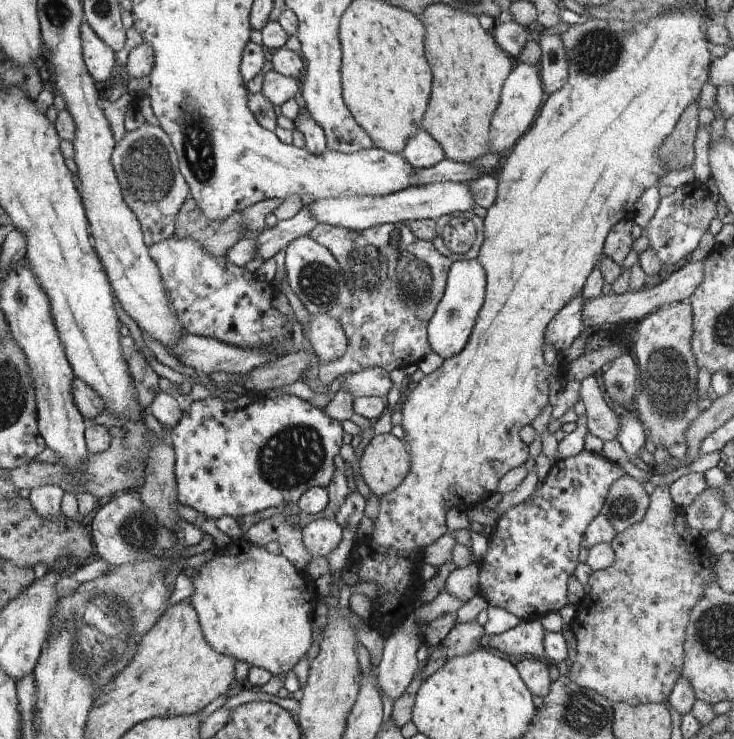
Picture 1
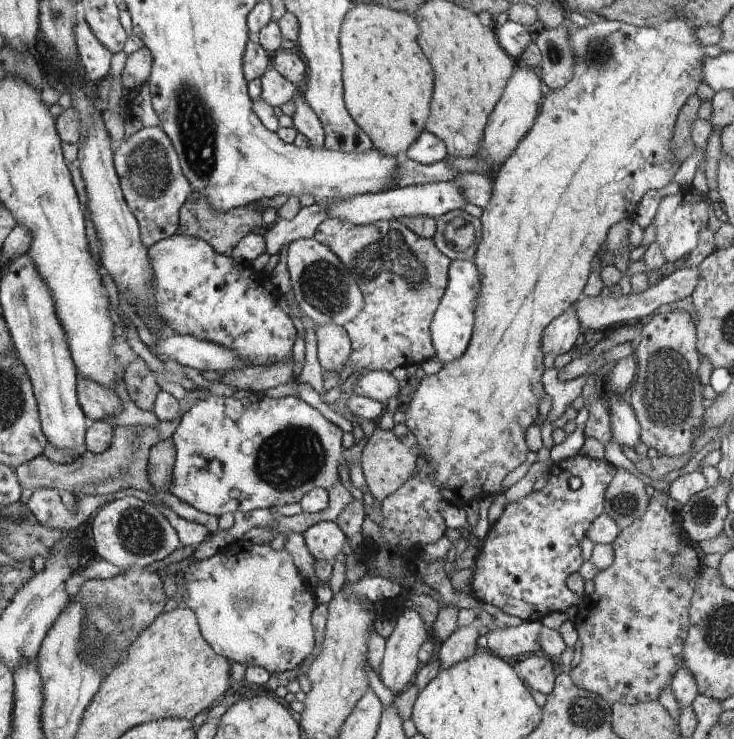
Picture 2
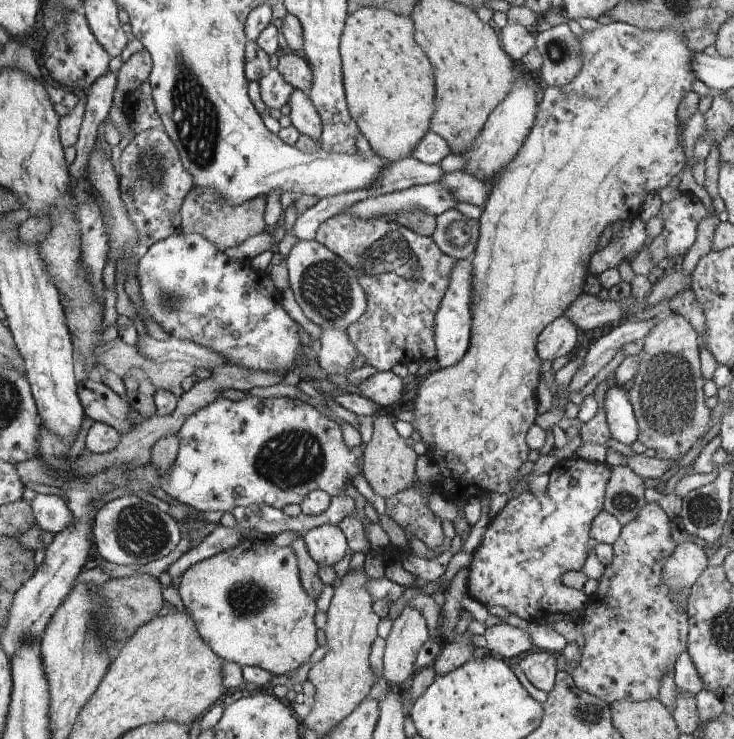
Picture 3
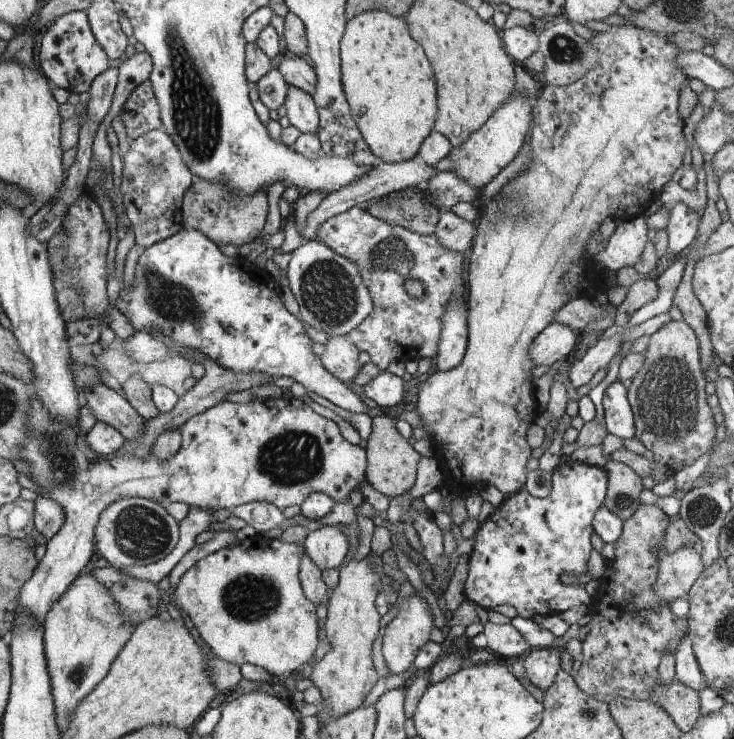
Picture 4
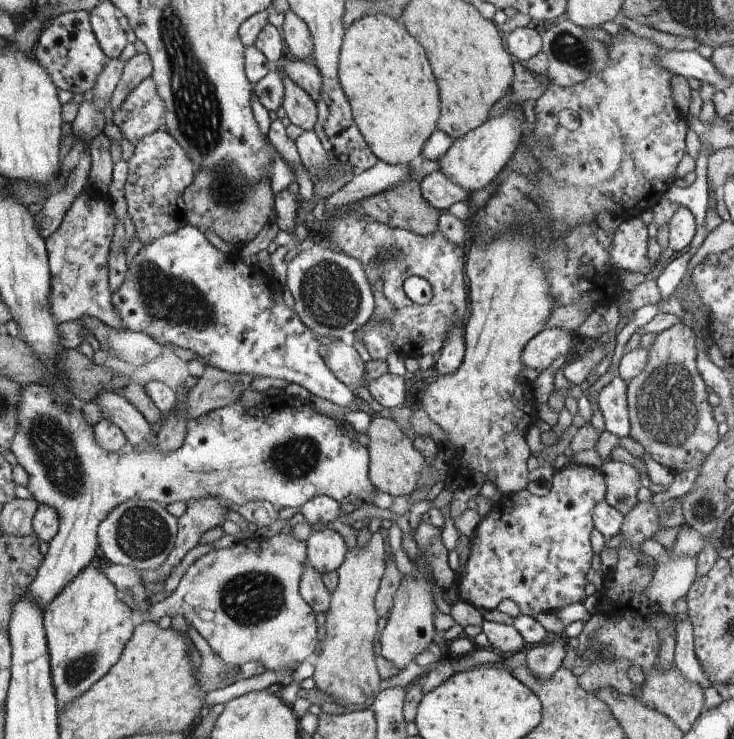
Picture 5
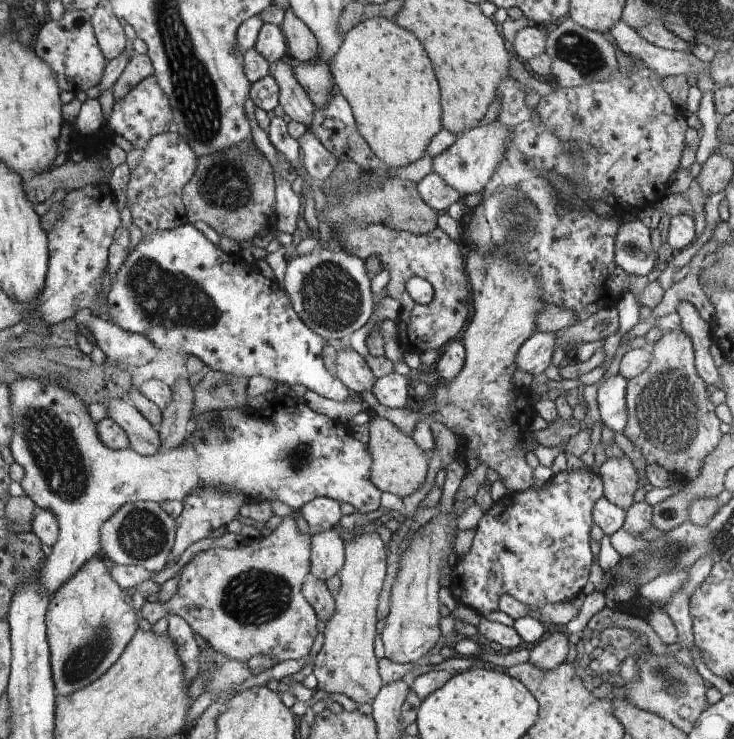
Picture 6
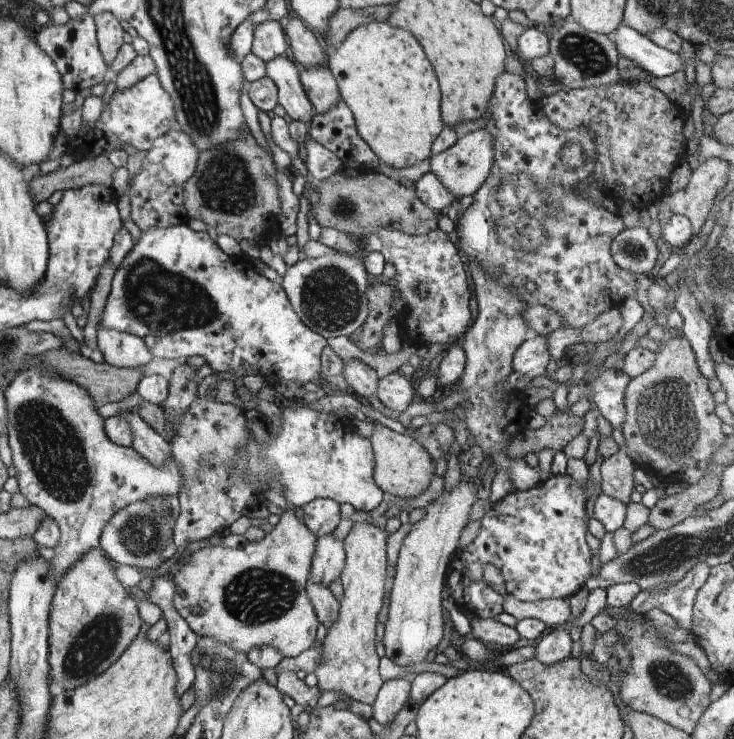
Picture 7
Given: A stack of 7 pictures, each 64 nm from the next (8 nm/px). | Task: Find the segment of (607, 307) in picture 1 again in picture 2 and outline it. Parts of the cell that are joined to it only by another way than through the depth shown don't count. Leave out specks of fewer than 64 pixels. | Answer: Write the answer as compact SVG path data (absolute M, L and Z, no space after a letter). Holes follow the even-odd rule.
M680 265L673 273L664 276L657 284L649 286L640 295L629 294L618 299L609 296L604 298L601 295L597 297L582 295L573 304L573 309L582 331L607 330L608 326L616 327L622 324L635 324L638 321L640 322L643 317L654 313L657 309L664 309L670 302L690 296L699 277L697 270L698 268L689 269Z

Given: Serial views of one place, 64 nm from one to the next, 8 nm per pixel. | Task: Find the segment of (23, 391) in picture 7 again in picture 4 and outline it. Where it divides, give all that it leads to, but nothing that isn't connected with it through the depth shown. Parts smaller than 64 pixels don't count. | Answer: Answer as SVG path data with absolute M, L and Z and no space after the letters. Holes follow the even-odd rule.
M34 393L31 398L31 407L27 412L27 426L28 436L25 438L23 445L21 446L21 460L29 465L29 472L31 473L31 480L39 484L47 494L40 494L38 496L46 497L52 499L54 502L57 502L64 511L65 519L62 528L46 542L47 551L45 556L38 564L38 570L35 571L35 574L32 575L31 580L24 586L20 594L20 604L17 606L16 615L21 615L22 613L28 613L31 617L34 617L39 625L43 626L45 621L45 616L48 614L48 611L51 610L51 606L58 602L64 594L66 594L68 587L79 578L80 572L84 570L84 567L90 558L94 556L94 540L96 541L96 528L98 528L99 520L104 511L107 510L111 504L115 502L118 503L119 500L127 499L130 497L142 497L145 499L150 499L156 502L162 502L167 505L172 504L172 502L184 502L189 507L197 506L210 510L218 510L220 508L227 508L231 512L235 508L238 508L240 505L246 503L253 503L256 501L266 501L267 503L272 503L274 506L277 506L281 511L287 506L301 506L302 503L313 493L324 493L333 498L336 504L345 504L349 505L351 502L349 500L349 494L352 490L361 490L360 488L367 482L367 470L366 470L366 452L364 448L358 446L352 446L350 442L346 442L342 436L340 436L340 430L338 426L332 422L330 419L321 416L318 412L314 412L312 408L302 399L300 402L292 402L292 398L277 398L271 402L263 402L257 398L252 400L249 404L239 404L231 401L224 400L221 404L218 404L214 407L209 408L203 413L197 414L192 418L189 418L180 428L181 428L181 447L176 454L173 454L170 460L160 460L151 454L150 458L137 457L136 455L118 455L116 458L112 457L111 459L101 459L101 455L98 454L87 442L86 436L80 437L80 425L79 422L75 425L67 425L58 419L55 419L50 413L49 410L45 407L45 404L41 401L41 398Z

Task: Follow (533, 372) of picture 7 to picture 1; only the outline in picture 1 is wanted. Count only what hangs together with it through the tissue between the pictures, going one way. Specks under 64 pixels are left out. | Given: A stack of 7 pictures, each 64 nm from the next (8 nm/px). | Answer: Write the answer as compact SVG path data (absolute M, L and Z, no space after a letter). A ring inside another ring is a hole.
M582 295L567 302L547 327L547 343L552 344L559 354L570 348L570 344L578 338L580 333L586 331L581 315L583 302Z

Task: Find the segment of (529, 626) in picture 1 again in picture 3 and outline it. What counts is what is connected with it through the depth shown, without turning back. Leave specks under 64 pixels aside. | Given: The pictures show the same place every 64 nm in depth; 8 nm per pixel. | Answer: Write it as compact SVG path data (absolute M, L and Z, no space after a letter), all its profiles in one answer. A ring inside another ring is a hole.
M504 622L487 626L485 638L488 653L514 661L517 660L517 656L530 652L534 646L528 629L521 629Z

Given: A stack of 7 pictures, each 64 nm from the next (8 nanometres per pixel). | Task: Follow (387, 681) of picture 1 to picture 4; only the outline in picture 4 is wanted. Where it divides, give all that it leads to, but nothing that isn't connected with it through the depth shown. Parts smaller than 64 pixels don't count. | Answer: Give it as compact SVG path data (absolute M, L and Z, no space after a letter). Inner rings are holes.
M411 594L402 600L400 608L393 620L385 628L382 636L381 651L386 661L390 674L402 674L410 668L410 664L414 662L416 654L420 652L420 648L430 640L430 632L432 632L434 624L432 624L432 614L419 594Z

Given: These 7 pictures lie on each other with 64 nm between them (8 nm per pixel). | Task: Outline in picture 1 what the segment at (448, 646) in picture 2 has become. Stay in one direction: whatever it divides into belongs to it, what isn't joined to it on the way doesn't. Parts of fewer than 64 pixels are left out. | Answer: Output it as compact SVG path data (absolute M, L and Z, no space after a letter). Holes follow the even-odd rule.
M476 619L469 623L456 623L442 642L444 656L448 660L474 652L481 647L479 642L483 635L483 626Z

